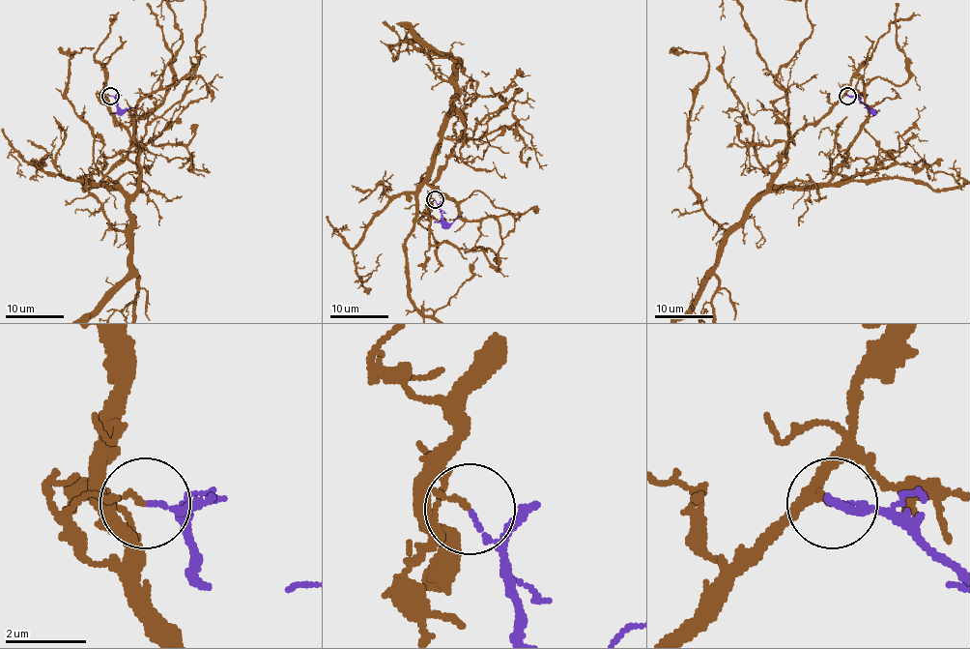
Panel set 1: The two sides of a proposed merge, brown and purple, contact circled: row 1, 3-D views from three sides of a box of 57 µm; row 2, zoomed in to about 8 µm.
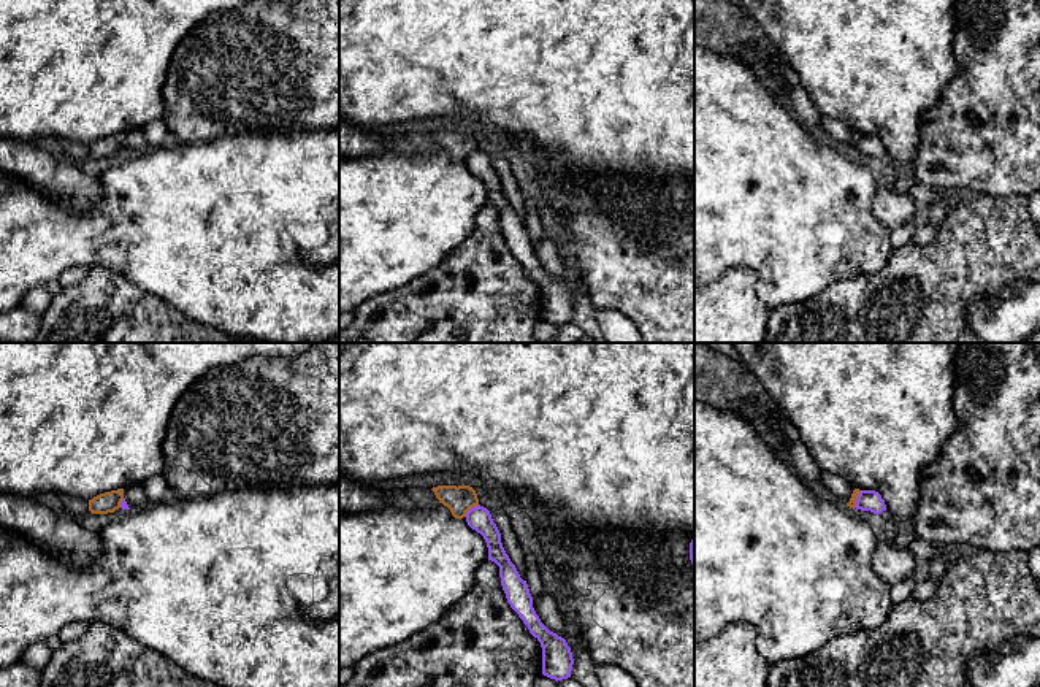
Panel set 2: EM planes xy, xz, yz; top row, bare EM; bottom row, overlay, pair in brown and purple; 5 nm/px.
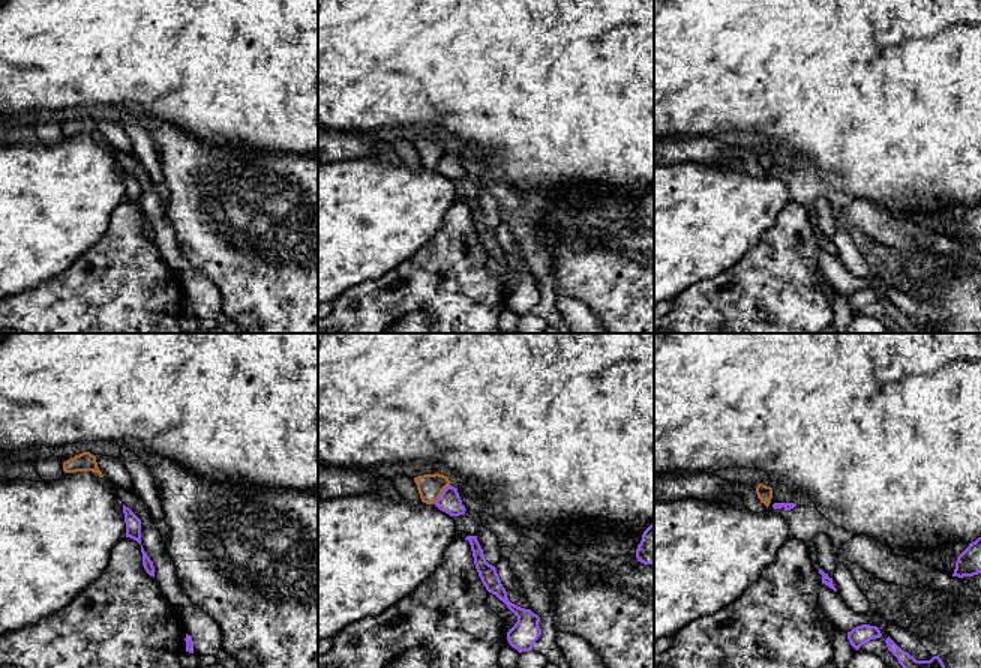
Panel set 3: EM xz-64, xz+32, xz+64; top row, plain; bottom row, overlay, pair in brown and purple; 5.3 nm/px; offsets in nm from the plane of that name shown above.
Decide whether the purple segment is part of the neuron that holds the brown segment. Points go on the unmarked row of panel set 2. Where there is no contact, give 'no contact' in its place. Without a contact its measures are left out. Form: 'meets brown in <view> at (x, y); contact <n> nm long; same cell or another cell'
meets brown in xz at (470, 153); contact 100 nm long; another cell

